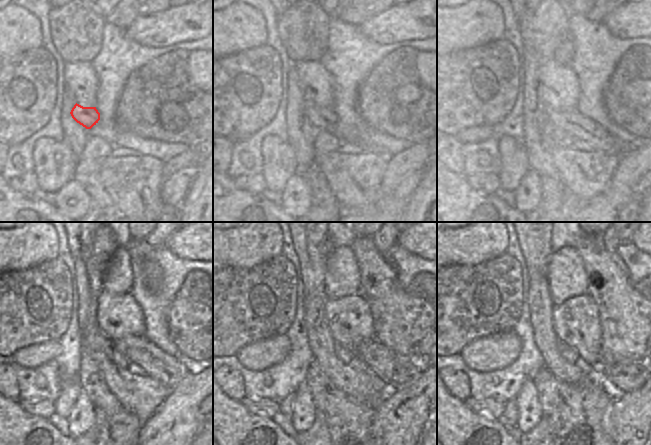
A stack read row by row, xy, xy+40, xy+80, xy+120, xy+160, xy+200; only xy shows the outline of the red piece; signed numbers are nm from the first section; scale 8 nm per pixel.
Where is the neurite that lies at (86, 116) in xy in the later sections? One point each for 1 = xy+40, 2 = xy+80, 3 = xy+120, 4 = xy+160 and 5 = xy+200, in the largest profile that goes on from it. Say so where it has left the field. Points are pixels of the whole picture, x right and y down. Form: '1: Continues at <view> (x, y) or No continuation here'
1: Continues at xy+40 (323, 118)
2: Continues at xy+80 (580, 126)
3: Continues at xy+120 (155, 363)
4: Continues at xy+160 (395, 371)
5: Continues at xy+200 (623, 376)

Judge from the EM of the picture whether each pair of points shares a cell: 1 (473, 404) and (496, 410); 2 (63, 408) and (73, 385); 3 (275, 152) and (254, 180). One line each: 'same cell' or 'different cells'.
1: same cell
2: same cell
3: different cells

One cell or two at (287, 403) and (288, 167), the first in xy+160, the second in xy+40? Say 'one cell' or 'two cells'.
one cell

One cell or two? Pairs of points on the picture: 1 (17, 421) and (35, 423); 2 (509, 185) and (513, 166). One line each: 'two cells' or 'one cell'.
1: one cell
2: one cell

